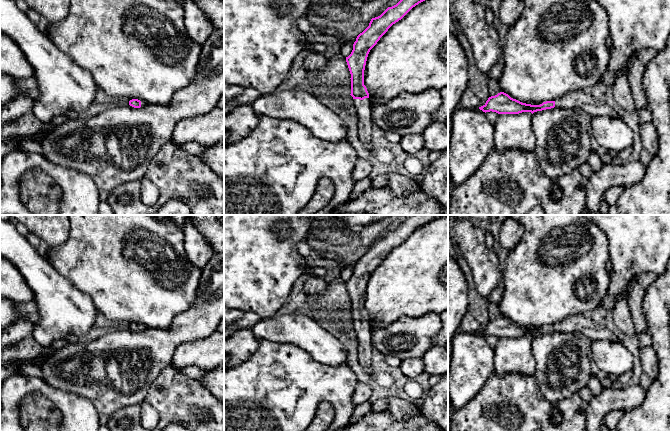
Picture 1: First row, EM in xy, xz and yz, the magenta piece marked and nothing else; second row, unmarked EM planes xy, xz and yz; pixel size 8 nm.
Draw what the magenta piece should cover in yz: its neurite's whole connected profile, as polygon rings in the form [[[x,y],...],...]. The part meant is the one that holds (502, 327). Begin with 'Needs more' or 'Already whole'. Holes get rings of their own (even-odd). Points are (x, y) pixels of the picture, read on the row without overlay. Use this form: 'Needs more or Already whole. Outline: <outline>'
Needs more. Outline: [[[583,314],[570,316],[555,325],[546,325],[540,329],[522,327],[511,322],[508,318],[500,316],[488,322],[486,327],[479,331],[483,336],[496,336],[498,338],[519,338],[522,336],[542,335],[551,332],[577,332],[590,340],[618,341],[617,337],[606,327],[587,319]]]

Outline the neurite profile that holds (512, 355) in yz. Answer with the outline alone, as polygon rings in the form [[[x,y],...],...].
[[[532,337],[499,338],[494,349],[494,372],[499,376],[518,373],[534,376],[536,360],[532,351]]]

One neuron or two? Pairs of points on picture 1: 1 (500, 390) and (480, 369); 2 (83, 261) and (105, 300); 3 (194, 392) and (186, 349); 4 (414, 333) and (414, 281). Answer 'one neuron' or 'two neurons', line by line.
1: two neurons
2: one neuron
3: two neurons
4: two neurons

